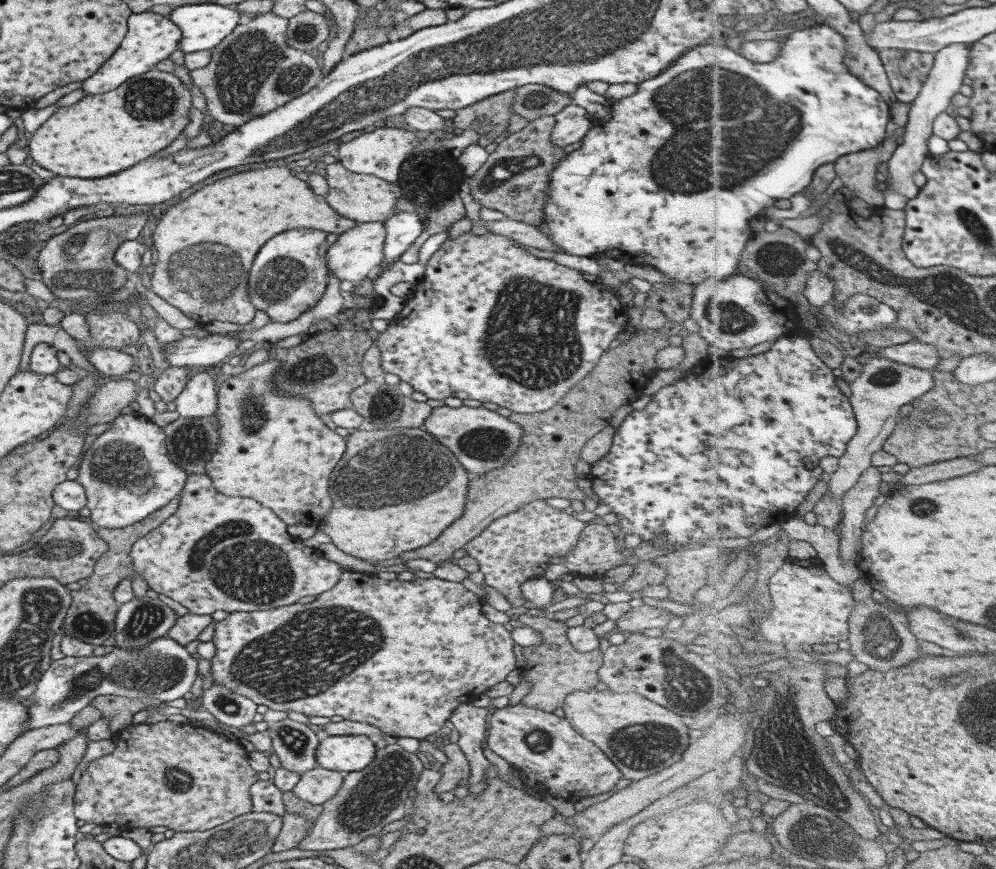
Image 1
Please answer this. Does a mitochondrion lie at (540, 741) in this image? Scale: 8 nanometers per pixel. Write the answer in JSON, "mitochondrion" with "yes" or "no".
{"mitochondrion":"yes"}

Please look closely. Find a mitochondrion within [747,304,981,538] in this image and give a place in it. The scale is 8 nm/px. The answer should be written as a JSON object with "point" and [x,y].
{"point":[920,506]}

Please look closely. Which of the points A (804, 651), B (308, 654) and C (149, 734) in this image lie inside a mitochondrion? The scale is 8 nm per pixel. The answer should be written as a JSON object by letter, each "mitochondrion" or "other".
{"A":"other","B":"mitochondrion","C":"other"}

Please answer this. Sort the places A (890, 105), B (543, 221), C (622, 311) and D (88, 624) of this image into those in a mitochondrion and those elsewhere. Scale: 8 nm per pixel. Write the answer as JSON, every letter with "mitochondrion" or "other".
{"A":"other","B":"other","C":"other","D":"mitochondrion"}

